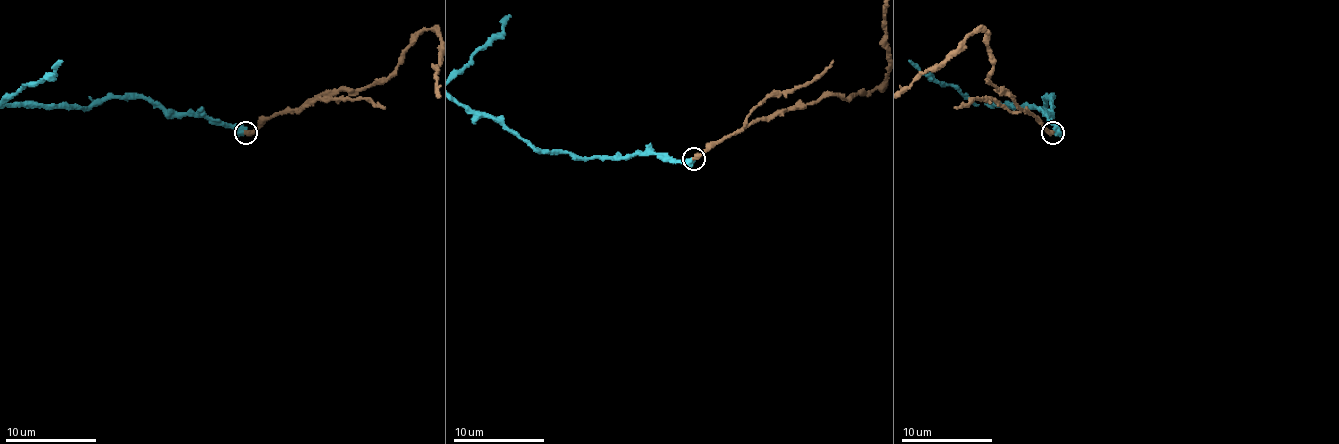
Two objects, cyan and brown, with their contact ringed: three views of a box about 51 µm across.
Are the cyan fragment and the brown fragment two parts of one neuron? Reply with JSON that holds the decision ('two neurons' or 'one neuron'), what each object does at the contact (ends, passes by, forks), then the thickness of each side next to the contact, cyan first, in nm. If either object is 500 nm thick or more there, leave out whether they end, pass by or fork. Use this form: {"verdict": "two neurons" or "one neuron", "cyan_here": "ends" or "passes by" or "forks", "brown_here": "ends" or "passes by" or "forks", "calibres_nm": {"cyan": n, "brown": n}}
{"verdict": "one neuron", "calibres_nm": {"cyan": 650, "brown": 420}}

